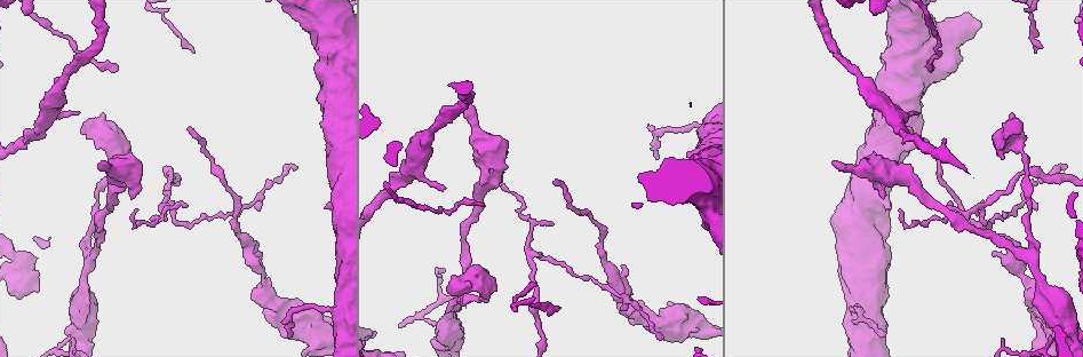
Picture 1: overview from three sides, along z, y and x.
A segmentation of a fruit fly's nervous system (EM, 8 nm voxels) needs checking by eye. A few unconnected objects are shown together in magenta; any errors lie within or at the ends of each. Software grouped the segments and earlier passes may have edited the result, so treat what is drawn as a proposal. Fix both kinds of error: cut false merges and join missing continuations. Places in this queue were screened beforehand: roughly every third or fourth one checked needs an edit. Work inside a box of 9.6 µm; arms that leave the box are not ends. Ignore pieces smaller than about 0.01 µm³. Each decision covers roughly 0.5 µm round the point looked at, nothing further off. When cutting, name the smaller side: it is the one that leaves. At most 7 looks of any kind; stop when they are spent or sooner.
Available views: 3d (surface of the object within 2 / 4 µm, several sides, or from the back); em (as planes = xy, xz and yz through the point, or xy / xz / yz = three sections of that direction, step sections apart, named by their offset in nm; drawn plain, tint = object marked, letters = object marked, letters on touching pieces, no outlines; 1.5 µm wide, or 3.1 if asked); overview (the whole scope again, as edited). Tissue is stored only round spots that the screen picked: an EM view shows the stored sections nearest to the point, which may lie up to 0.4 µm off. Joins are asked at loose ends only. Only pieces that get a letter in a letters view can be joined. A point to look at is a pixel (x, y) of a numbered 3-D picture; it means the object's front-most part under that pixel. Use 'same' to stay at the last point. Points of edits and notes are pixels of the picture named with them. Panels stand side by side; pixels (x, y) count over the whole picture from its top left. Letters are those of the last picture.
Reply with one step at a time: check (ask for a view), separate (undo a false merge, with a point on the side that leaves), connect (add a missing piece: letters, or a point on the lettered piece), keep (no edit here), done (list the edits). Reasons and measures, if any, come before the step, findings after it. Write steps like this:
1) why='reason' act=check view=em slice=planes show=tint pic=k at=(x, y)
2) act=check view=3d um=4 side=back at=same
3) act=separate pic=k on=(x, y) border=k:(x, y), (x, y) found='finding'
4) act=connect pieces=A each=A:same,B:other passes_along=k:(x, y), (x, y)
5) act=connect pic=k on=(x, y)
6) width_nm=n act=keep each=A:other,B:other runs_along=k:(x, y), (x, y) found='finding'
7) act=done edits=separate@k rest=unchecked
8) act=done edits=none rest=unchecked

why='thin end' act=check view=em slice=planes show=letters pic=1 at=(555, 183)

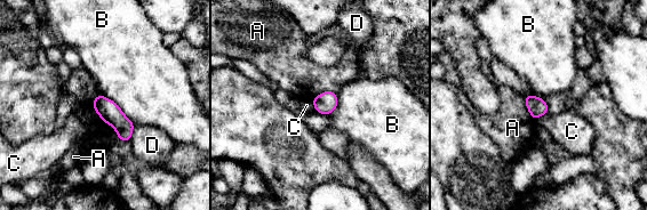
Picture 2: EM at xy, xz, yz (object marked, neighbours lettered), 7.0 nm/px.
act=keep each=A:other,B:other,C:other,D:other border=2:(92, 103), (101, 118) found='no lettered piece goes on from it'

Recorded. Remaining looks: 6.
why='two arms in line, one across' act=check view=em slice=xz step=8 show=tint pic=1 at=(459, 304)

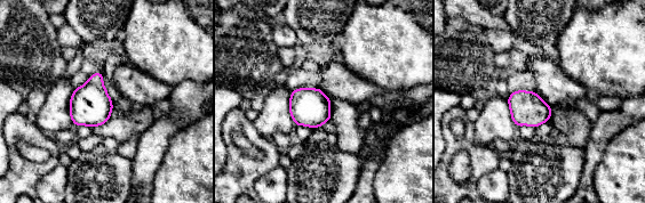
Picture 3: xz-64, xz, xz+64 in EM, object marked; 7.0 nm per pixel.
act=check view=em slice=xz step=8 show=letters at=same

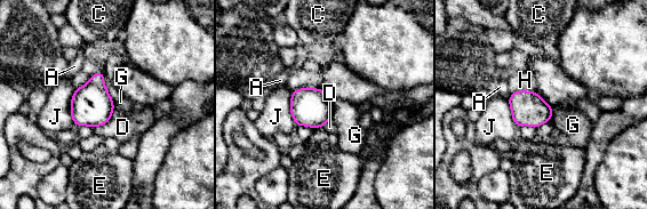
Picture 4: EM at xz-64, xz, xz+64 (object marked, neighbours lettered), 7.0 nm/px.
longest_contact=J:260nm act=keep each=A:other,C:other,D:other,E:other,G:other,H:other,J:other border=4:(114, 109), (108, 121), (93, 127) found='all the same neuron'

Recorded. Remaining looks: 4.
why='thin end' act=check view=3d um=4 pic=1 at=(297, 168)

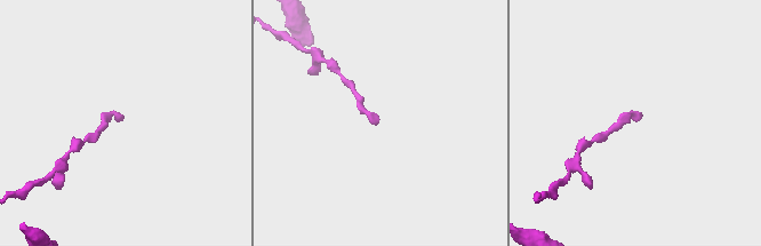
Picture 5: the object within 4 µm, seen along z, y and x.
why='now the EM' act=check view=em slice=planes show=letters pic=5 at=(636, 114)

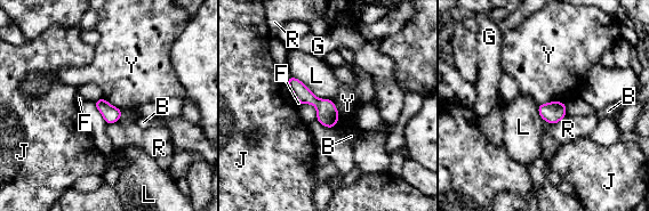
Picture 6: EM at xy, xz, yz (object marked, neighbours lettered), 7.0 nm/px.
act=keep each=B:other,F:other,G:other,J:other,L:other,R:other,Y:other runs_along=6:(291, 80), (328, 115), (331, 123) found='no lettered piece goes on from it'

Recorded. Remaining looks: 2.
act=done edits=none rest=unchecked

